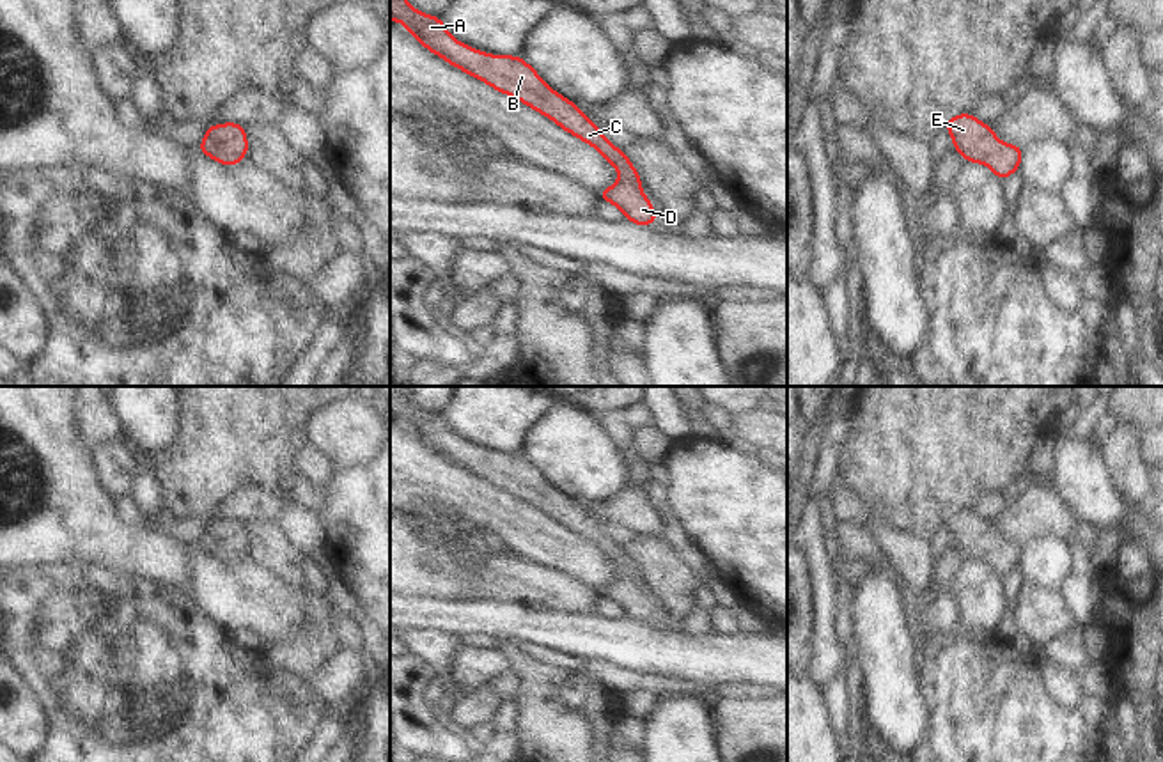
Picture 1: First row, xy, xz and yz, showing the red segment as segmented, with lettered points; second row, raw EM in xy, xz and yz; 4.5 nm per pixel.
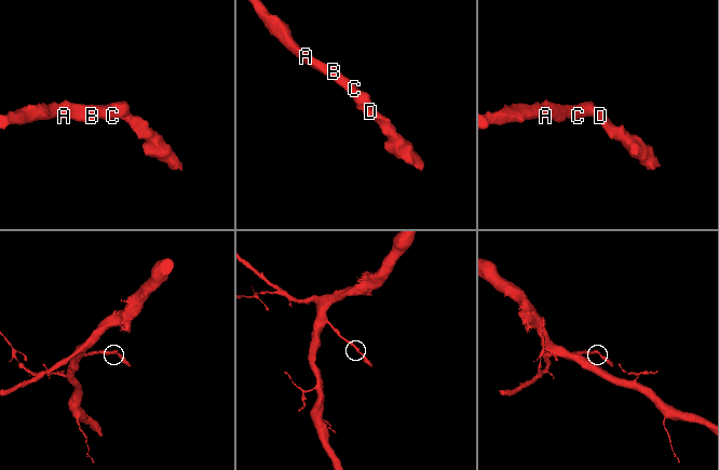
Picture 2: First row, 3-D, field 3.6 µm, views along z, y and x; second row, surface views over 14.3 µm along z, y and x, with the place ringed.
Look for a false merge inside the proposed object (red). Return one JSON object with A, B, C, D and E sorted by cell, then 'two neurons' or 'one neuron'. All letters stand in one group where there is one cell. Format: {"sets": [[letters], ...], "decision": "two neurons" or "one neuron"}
{"sets": [["A", "B", "C", "D", "E"]], "decision": "one neuron"}

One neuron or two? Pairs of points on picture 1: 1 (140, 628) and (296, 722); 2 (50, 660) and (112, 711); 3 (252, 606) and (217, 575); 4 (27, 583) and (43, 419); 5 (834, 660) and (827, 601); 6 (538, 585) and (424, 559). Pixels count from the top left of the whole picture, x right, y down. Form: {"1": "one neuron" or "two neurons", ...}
{"1": "one neuron", "2": "one neuron", "3": "one neuron", "4": "two neurons", "5": "one neuron", "6": "one neuron"}

